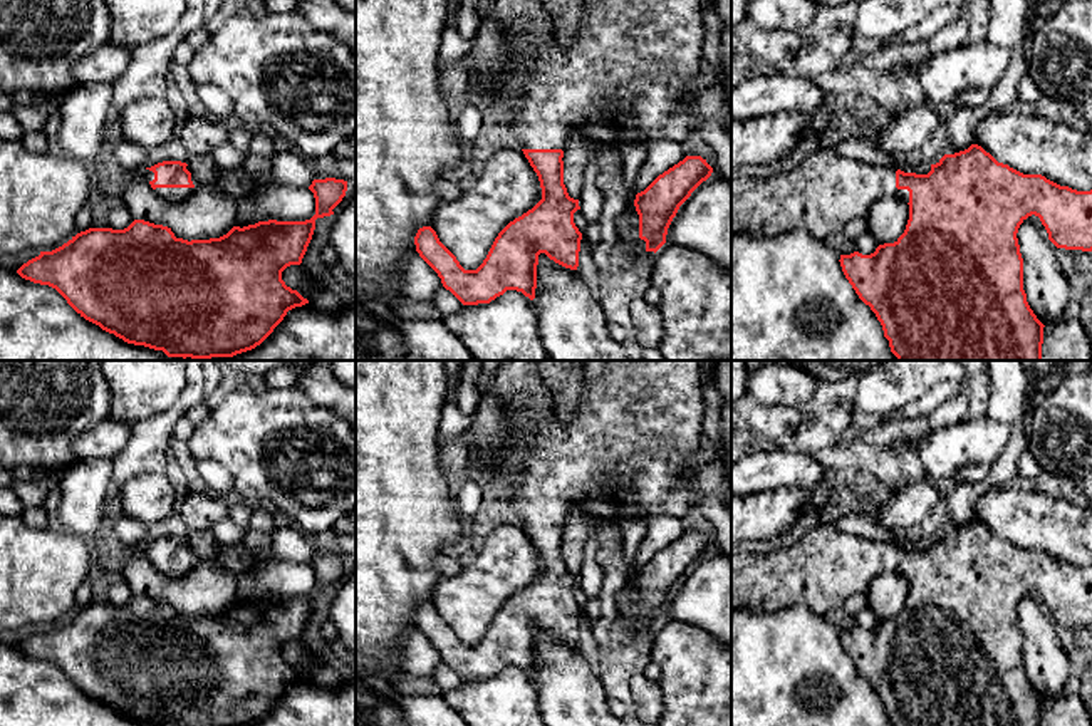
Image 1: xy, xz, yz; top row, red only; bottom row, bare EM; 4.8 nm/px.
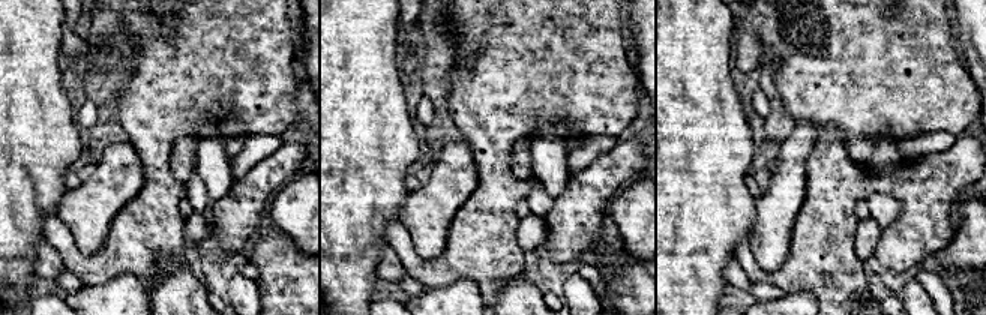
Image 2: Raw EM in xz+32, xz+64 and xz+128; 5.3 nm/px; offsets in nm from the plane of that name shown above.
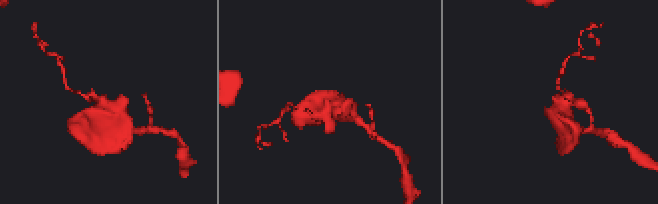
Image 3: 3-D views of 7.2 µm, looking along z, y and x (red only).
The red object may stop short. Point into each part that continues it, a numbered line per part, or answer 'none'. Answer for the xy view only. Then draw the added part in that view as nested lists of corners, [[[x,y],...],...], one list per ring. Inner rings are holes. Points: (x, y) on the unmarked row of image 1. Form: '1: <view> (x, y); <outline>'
1: xy (173, 570); [[[191,550],[193,563],[156,563],[154,567],[168,577],[183,577],[200,563],[196,552]]]

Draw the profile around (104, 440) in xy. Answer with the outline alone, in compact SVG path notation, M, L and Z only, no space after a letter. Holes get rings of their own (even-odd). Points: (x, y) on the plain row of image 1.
M109 416L91 426L74 439L74 451L79 459L112 459L122 451L131 438L133 426Z

